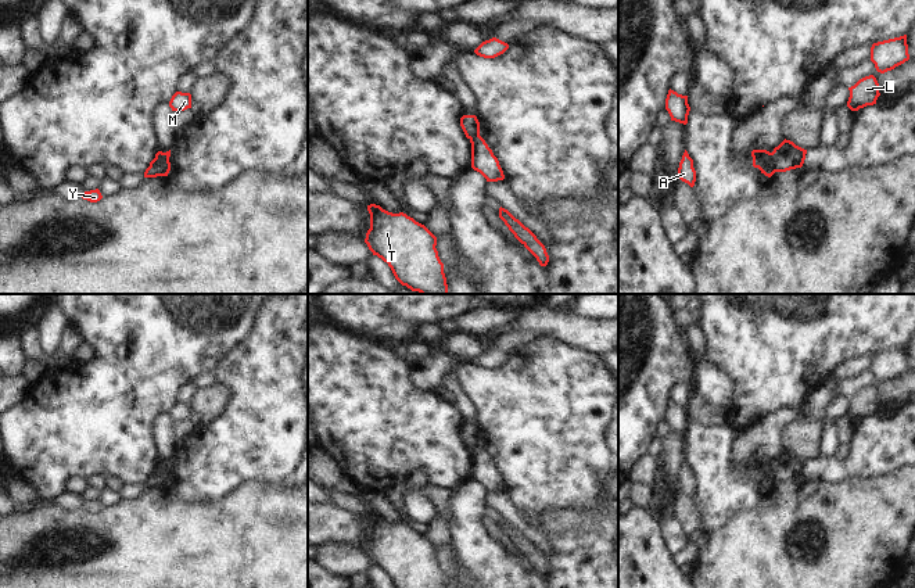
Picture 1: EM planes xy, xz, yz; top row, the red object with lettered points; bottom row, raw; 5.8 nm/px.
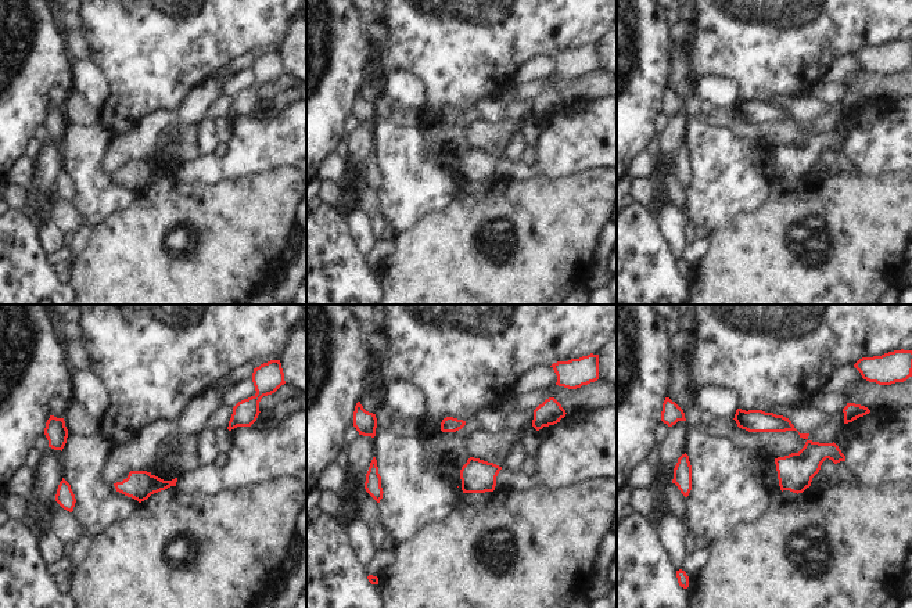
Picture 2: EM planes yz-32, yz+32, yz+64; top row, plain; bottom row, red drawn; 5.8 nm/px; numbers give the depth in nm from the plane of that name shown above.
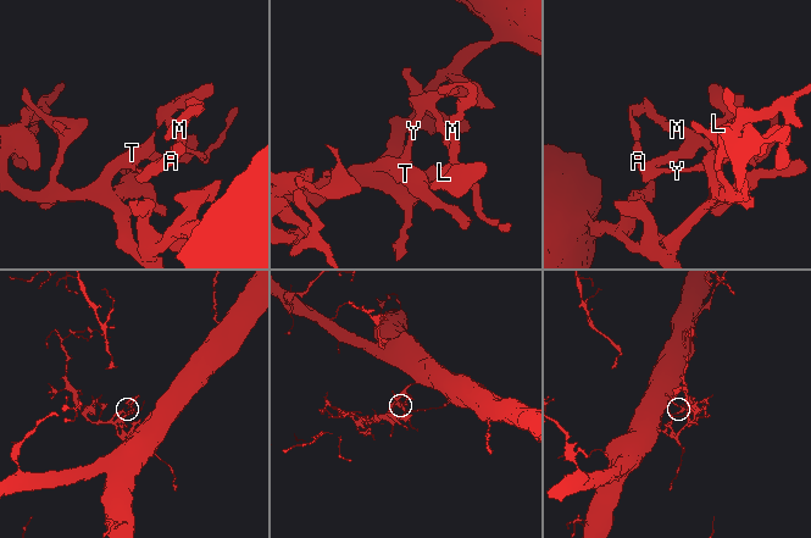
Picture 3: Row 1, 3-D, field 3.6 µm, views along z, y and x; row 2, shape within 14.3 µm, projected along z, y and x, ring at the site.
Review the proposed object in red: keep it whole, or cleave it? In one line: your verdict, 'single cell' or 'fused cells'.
fused cells

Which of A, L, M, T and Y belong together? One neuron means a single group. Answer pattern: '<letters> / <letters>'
A L T Y / M

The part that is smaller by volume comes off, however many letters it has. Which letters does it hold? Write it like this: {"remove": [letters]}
{"remove": ["M"]}

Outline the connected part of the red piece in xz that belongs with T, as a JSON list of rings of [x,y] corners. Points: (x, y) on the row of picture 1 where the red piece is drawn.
[[[367,205],[370,229],[365,243],[391,268],[395,279],[420,294],[448,294],[437,237],[403,212],[392,214],[380,205]]]

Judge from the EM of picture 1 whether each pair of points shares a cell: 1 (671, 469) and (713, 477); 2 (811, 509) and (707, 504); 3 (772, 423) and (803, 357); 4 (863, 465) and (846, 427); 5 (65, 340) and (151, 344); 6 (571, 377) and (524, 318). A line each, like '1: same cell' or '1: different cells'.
1: different cells
2: different cells
3: different cells
4: different cells
5: different cells
6: different cells

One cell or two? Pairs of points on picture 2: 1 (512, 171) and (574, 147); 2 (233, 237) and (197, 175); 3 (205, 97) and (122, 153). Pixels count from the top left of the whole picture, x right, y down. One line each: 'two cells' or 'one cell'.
1: one cell
2: two cells
3: one cell

